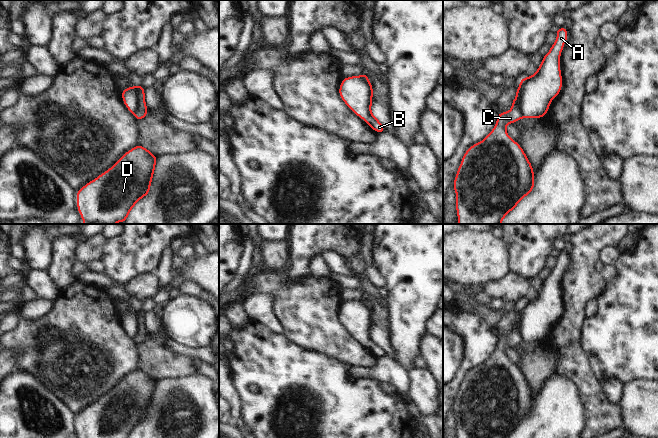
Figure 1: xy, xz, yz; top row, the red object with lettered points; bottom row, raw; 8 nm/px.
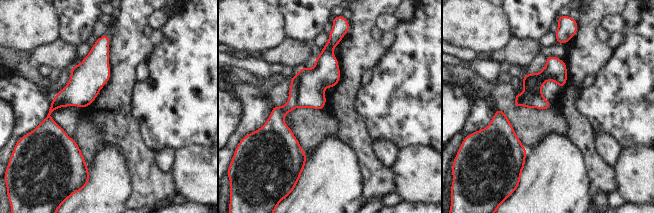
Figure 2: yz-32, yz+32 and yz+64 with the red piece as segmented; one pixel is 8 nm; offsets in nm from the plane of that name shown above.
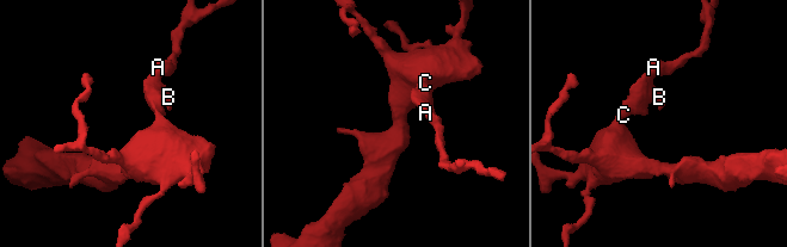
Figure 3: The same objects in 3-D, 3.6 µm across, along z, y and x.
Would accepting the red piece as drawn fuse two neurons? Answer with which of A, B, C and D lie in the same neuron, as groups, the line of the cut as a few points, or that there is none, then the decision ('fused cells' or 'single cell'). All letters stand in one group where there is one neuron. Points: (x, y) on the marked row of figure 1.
groups A B / C D; cut xy (138, 86), (136, 95), (139, 107), (133, 114); fused cells

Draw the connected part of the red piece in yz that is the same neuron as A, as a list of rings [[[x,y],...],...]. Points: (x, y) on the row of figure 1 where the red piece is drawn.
[[[564,26],[557,29],[556,33],[556,41],[543,56],[536,73],[520,80],[521,94],[512,101],[512,106],[519,108],[522,118],[544,117],[551,101],[561,92],[560,55],[568,39],[567,28]]]

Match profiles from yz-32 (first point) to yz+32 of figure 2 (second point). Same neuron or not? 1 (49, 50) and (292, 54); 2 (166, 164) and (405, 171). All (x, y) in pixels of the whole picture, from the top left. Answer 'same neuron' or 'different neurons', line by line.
1: same neuron
2: different neurons

